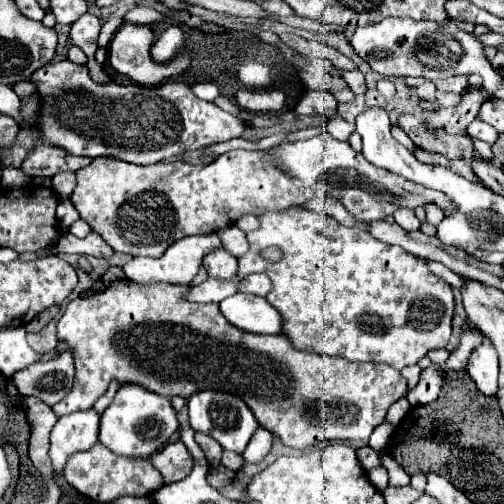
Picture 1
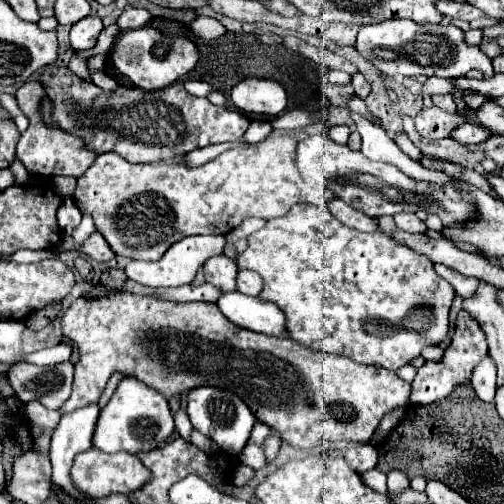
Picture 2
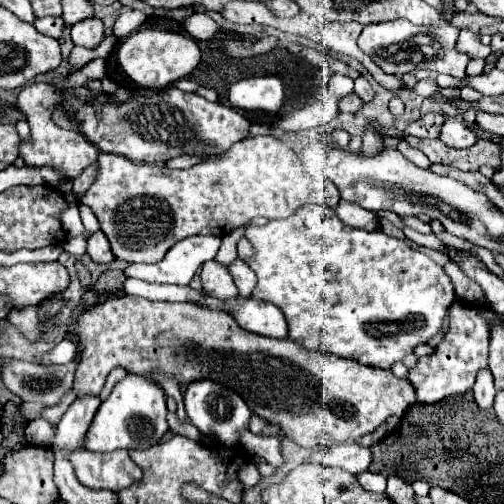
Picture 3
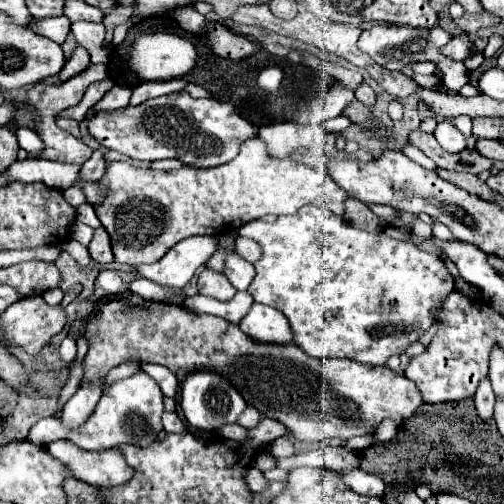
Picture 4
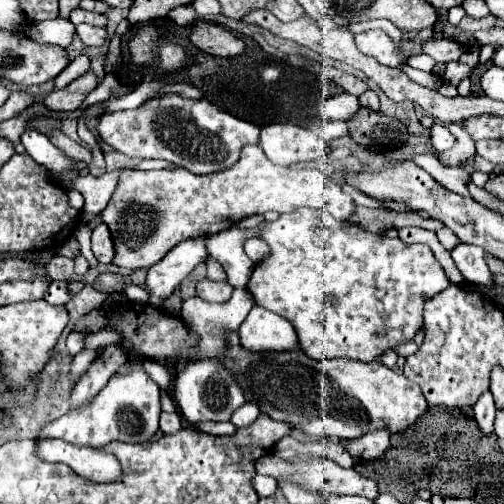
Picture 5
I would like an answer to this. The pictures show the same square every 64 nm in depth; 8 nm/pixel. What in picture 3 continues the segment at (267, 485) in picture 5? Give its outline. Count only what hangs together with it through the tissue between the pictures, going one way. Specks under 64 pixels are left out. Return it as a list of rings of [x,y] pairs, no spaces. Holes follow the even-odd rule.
[[[246,464],[246,466],[242,466],[242,470],[238,472],[238,478],[240,478],[240,482],[242,482],[246,488],[250,488],[250,486],[256,486],[262,476],[260,476],[260,472],[258,472],[258,468],[256,468],[254,464]]]

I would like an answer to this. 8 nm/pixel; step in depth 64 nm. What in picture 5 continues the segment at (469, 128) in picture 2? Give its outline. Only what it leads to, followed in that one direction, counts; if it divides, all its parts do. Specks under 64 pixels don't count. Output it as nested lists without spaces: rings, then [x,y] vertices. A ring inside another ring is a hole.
[[[434,124],[430,128],[430,140],[436,150],[448,150],[454,146],[454,136],[442,124]]]

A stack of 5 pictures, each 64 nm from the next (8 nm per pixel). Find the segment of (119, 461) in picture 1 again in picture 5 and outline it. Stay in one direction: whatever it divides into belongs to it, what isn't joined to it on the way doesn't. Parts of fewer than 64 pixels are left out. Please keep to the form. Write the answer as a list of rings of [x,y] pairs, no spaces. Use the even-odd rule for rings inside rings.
[[[46,438],[36,442],[36,456],[44,462],[60,462],[70,466],[76,474],[94,482],[108,482],[122,476],[120,462],[116,456],[96,448],[76,446],[64,440]]]

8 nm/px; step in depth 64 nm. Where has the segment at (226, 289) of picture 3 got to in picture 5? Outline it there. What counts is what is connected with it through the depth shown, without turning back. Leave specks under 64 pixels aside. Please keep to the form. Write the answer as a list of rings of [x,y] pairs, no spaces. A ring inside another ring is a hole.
[[[204,278],[202,282],[198,282],[196,286],[196,296],[206,300],[206,302],[228,302],[228,298],[232,296],[232,286],[228,282],[212,282],[208,278]]]

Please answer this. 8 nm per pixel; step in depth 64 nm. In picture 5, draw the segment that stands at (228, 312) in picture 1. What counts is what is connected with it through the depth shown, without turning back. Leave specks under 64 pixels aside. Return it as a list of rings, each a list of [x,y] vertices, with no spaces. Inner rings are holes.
[[[254,306],[248,312],[246,320],[238,328],[238,336],[240,344],[244,344],[244,350],[248,352],[288,352],[298,348],[294,326],[260,306]]]

